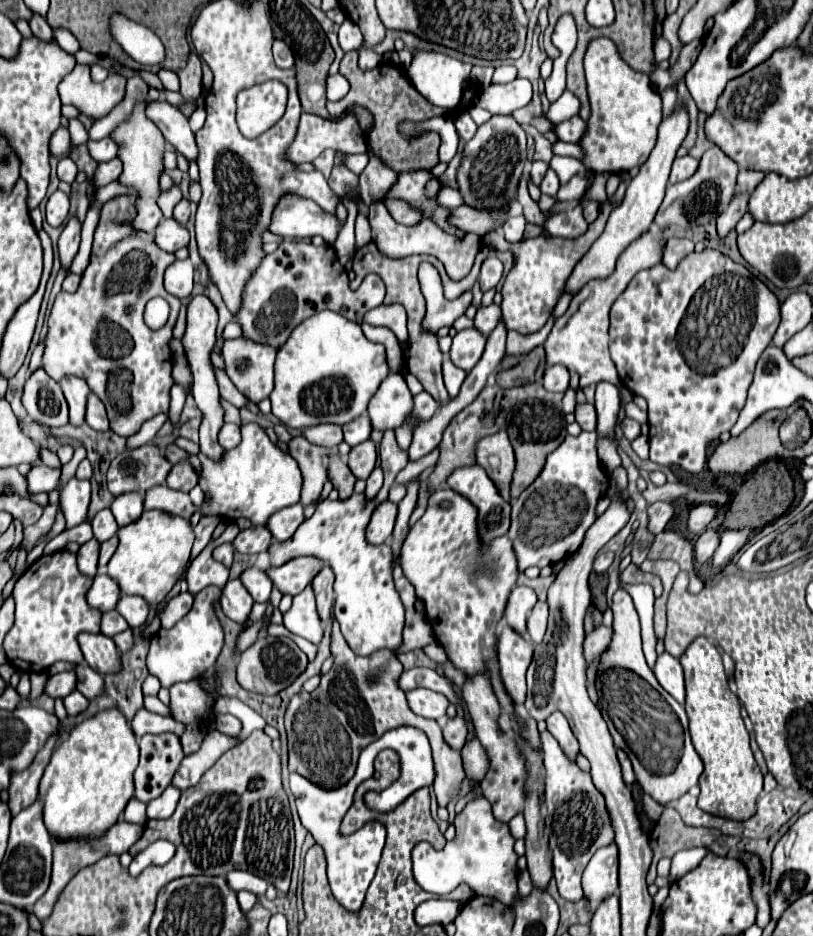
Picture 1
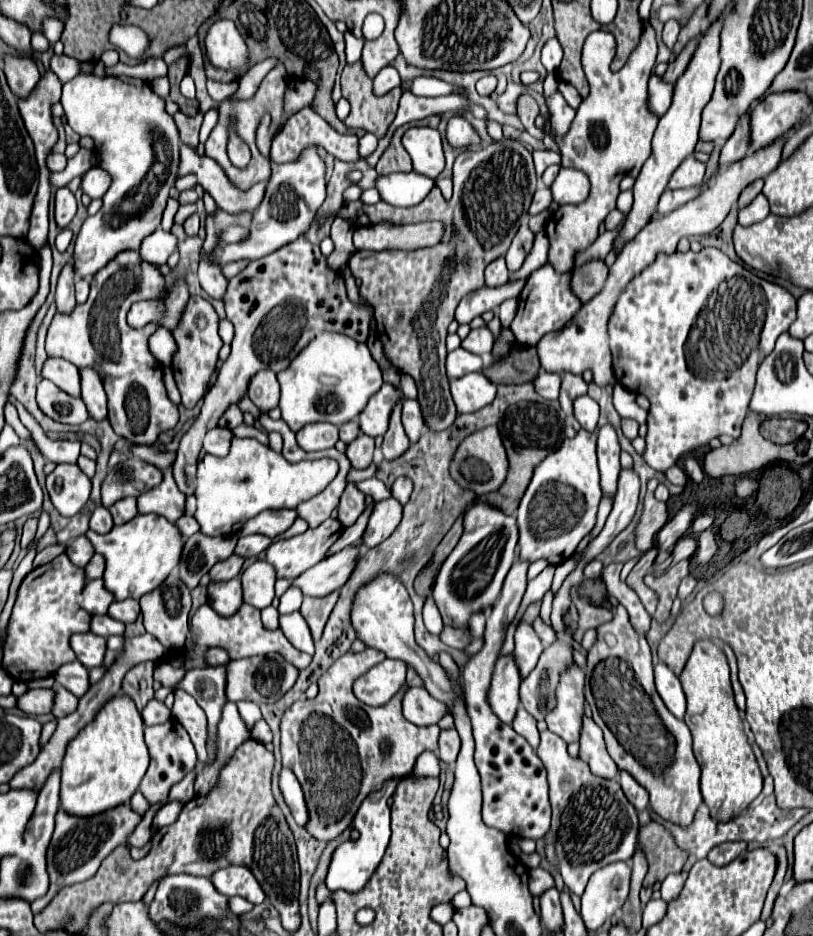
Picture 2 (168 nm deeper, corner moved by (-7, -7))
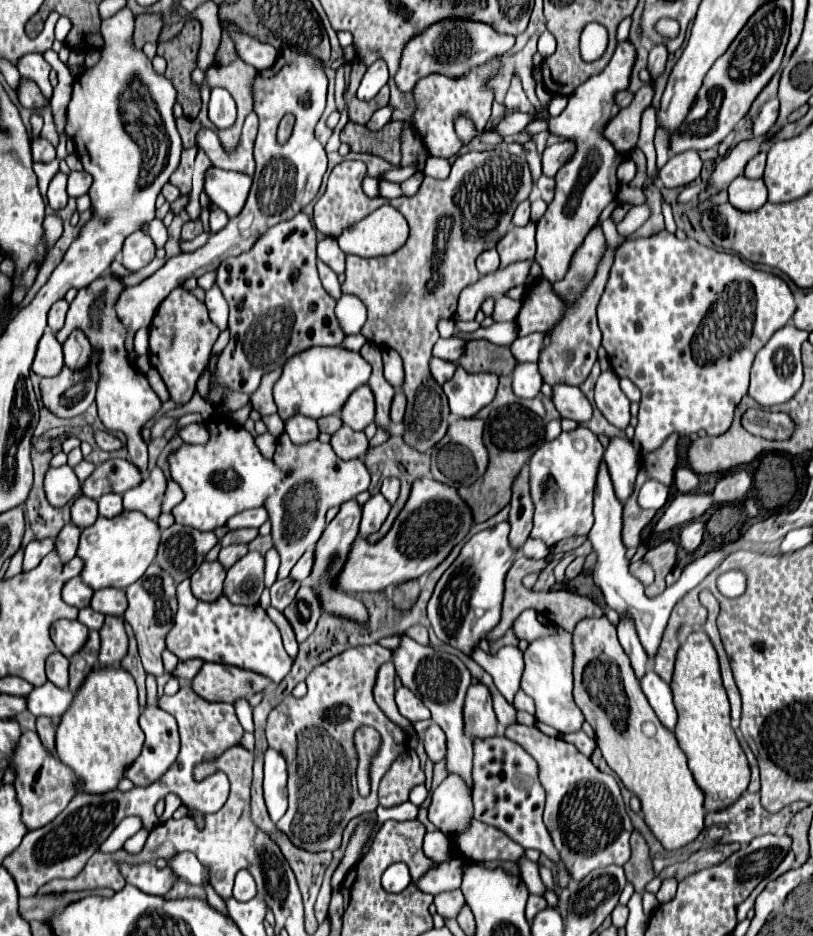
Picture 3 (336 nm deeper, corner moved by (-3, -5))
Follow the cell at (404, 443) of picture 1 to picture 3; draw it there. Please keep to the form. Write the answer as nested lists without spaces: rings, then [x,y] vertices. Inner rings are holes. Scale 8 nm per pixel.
[[[395,391],[395,397],[391,401],[391,419],[393,423],[401,423],[403,421],[403,411],[405,411],[405,399],[403,399],[403,393],[401,391]]]

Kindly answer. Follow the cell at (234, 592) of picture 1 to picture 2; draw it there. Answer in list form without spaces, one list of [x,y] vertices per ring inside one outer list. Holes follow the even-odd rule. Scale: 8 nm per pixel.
[[[239,577],[225,583],[209,583],[209,605],[221,617],[231,617],[243,605],[243,589]]]

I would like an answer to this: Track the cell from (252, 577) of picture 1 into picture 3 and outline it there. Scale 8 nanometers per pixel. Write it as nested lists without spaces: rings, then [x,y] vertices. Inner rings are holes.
[[[249,551],[227,569],[223,595],[235,605],[257,605],[263,591],[263,555]]]

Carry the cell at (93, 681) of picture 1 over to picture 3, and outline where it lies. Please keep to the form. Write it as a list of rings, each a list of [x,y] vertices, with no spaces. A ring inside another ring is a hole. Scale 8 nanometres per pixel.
[[[55,651],[53,655],[47,657],[47,665],[45,665],[45,673],[47,673],[47,679],[61,687],[61,689],[67,689],[67,657],[63,657],[59,651]]]

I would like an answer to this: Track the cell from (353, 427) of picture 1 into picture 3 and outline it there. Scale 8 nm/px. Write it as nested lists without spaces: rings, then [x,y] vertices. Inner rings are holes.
[[[327,415],[327,417],[317,419],[317,425],[319,425],[319,431],[325,431],[331,435],[331,431],[337,431],[343,423],[341,423],[339,415]]]

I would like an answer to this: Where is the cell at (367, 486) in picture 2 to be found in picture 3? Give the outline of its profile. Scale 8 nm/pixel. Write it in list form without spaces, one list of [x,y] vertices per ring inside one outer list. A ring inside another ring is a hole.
[[[281,433],[277,439],[277,451],[273,457],[273,463],[287,471],[287,479],[277,485],[277,491],[273,491],[263,507],[269,513],[271,521],[271,537],[273,545],[281,555],[281,567],[277,573],[277,579],[285,579],[291,571],[291,567],[297,563],[297,559],[313,547],[323,529],[325,529],[325,513],[329,507],[341,505],[349,499],[355,499],[361,491],[367,491],[369,487],[369,471],[365,469],[361,459],[339,459],[329,443],[321,443],[319,439],[313,439],[303,445],[291,443],[287,433]]]

